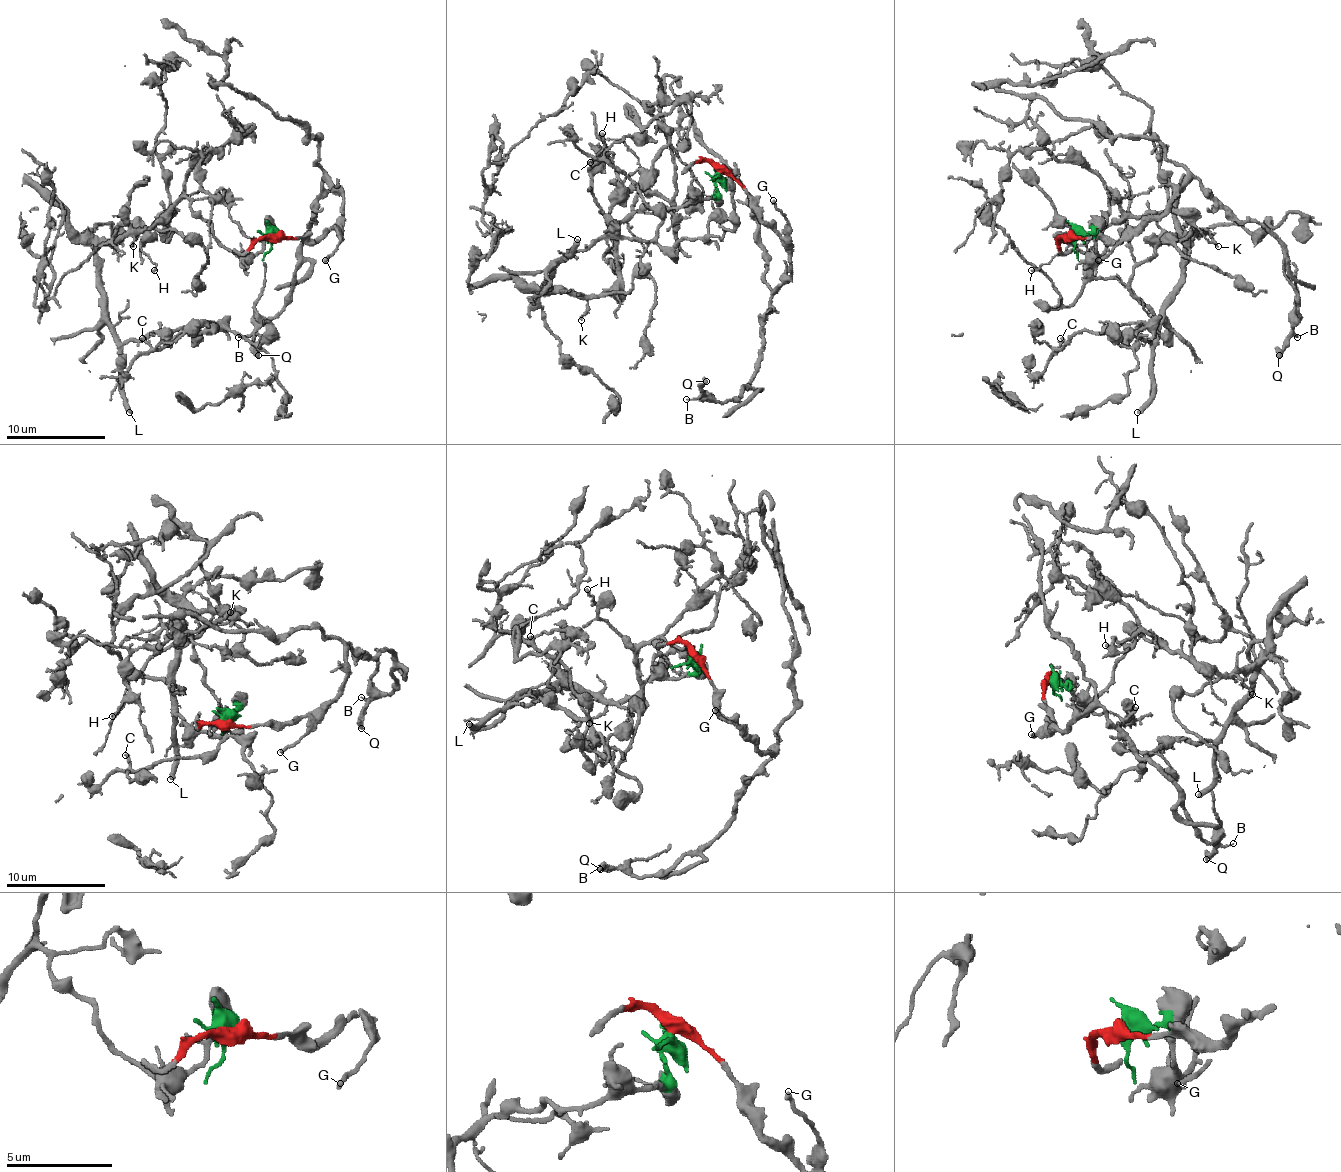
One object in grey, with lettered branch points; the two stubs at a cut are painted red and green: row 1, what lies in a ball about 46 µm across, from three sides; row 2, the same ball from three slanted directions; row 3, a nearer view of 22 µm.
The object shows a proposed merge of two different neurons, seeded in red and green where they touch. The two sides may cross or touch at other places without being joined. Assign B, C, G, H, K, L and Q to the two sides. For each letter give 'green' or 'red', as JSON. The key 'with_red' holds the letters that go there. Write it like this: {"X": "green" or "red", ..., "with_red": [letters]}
{"B": "red", "C": "green", "G": "red", "H": "green", "K": "green", "L": "green", "Q": "red", "with_red": ["B", "G", "Q"]}

